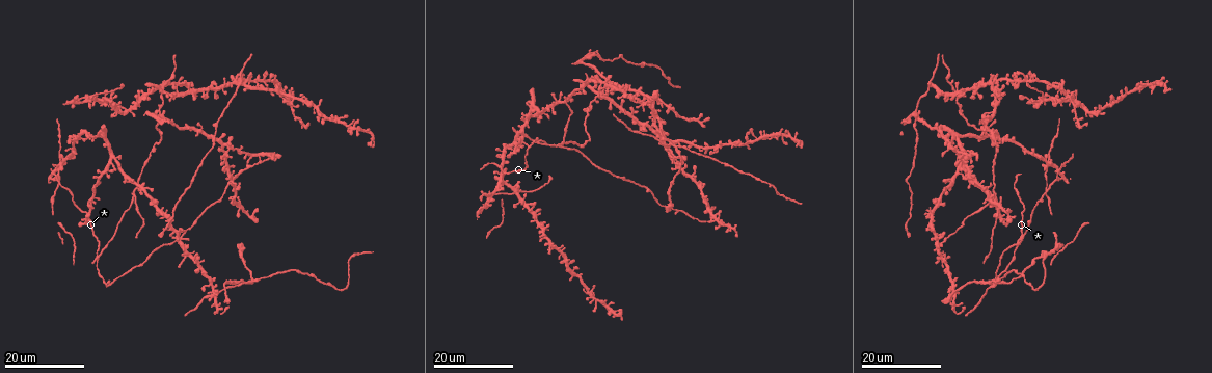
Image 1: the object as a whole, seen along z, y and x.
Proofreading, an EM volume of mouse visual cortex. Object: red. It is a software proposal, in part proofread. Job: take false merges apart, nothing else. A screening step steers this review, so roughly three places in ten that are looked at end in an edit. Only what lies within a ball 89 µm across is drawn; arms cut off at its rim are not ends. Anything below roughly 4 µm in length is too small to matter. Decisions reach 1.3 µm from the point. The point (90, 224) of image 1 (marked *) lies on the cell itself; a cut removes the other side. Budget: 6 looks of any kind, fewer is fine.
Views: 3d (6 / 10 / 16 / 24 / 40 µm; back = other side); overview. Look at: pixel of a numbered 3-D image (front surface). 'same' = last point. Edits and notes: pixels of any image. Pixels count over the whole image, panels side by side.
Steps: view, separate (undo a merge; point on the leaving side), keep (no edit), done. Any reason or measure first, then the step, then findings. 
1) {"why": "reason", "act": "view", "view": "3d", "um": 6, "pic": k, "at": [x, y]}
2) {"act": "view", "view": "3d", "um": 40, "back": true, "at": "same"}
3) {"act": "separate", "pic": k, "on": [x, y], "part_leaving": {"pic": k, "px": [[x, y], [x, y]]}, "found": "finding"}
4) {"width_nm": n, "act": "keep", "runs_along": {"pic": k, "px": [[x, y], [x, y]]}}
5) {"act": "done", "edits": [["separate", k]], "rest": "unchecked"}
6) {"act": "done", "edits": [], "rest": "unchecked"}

{"why": "small branch off a trunk", "act": "view", "view": "3d", "um": 24, "pic": 1, "at": [670, 142]}

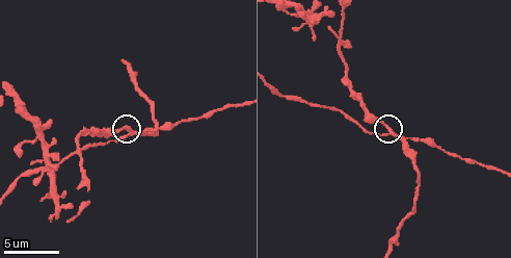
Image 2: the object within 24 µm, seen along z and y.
{"act": "view", "view": "3d", "um": 6, "pic": 2, "at": [128, 133]}

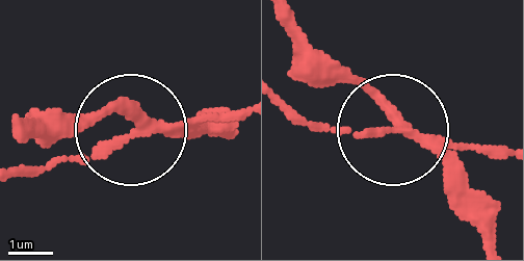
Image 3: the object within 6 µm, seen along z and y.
{"act": "view", "view": "3d", "um": 6, "back": true, "pic": 3, "at": [140, 133]}

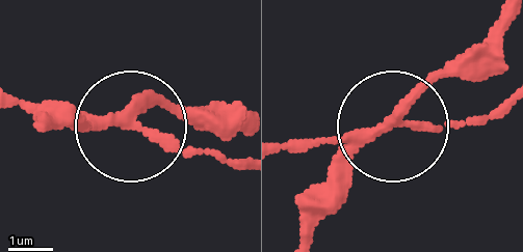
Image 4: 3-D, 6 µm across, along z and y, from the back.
{"arms": 3, "act": "separate", "pic": 4, "on": [78, 117], "part_leaving": {"pic": 4, "px": [[103, 120], [47, 120]]}, "found": "two cells meet here"}

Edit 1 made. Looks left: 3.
{"act": "view", "view": "overview"}

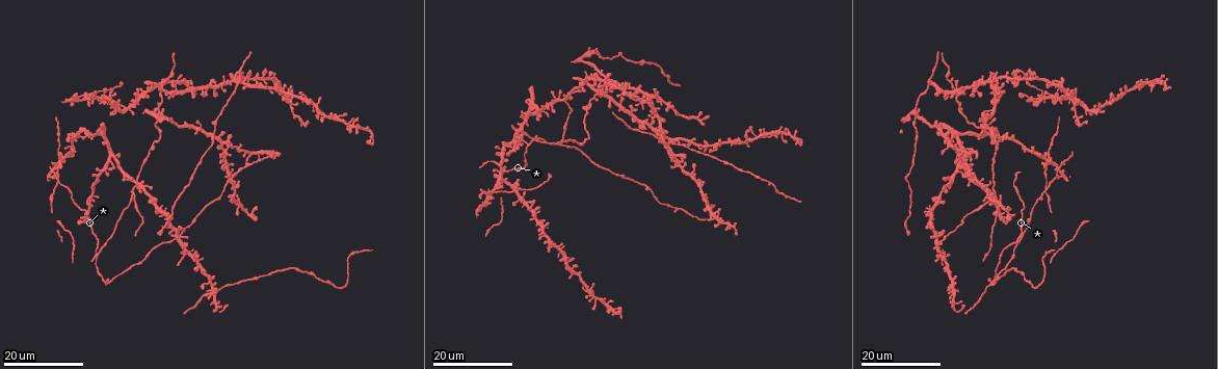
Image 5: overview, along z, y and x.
{"why": "looks like a crossing", "act": "view", "view": "3d", "um": 16, "pic": 5, "at": [1043, 99]}

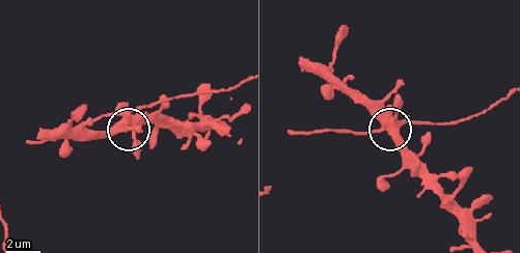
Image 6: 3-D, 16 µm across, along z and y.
{"act": "view", "view": "3d", "um": 6, "pic": 6, "at": [394, 131]}

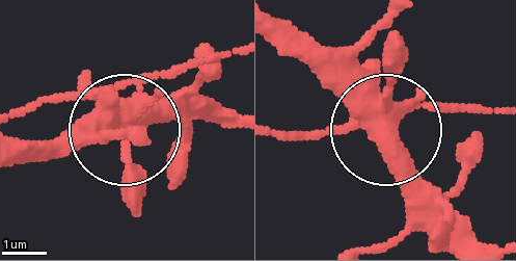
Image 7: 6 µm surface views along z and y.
{"side_arm_um": 12, "act": "separate", "pic": 7, "on": [78, 99], "part_leaving": {"pic": 7, "px": [[146, 81], [232, 55]]}, "found": "two cells meet here"}

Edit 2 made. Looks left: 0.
{"act": "done", "edits": [["separate", 4], ["separate", 7]], "rest": "unchecked"}

